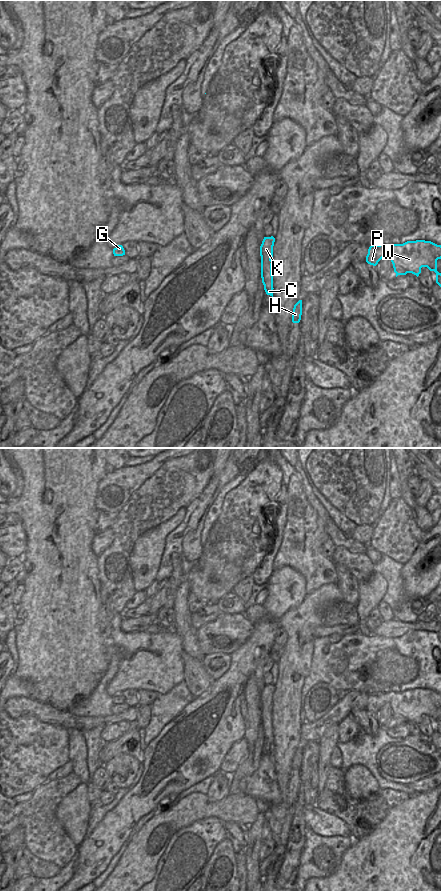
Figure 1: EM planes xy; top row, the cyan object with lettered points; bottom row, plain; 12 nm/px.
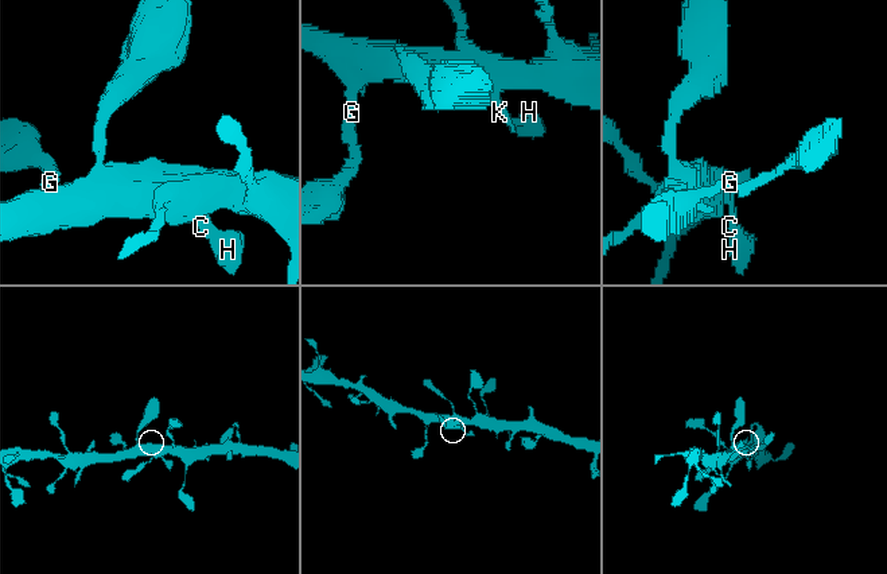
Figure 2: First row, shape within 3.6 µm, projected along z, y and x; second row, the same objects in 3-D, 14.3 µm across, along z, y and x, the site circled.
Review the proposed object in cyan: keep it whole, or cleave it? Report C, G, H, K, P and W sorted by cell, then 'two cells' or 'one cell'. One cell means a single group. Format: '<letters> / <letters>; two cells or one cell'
C G H K P W; one cell

